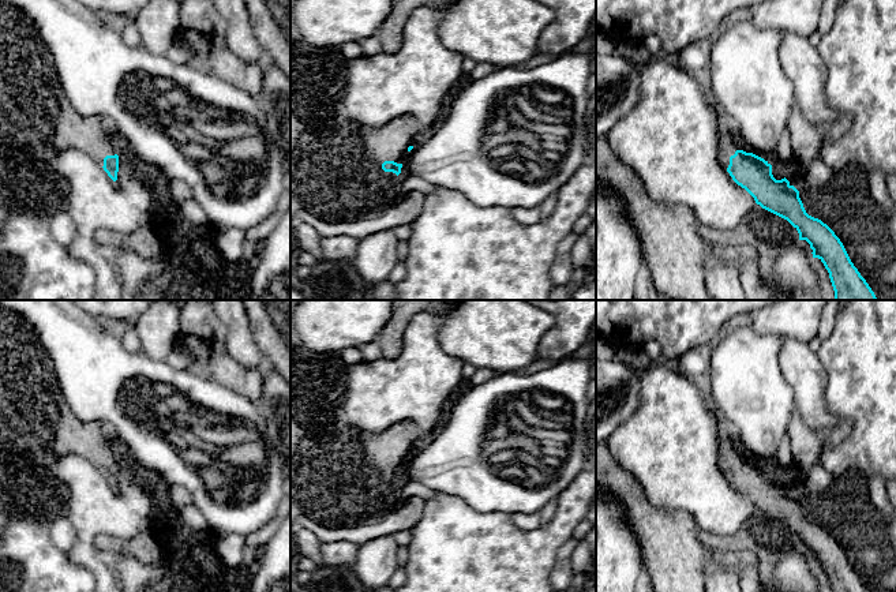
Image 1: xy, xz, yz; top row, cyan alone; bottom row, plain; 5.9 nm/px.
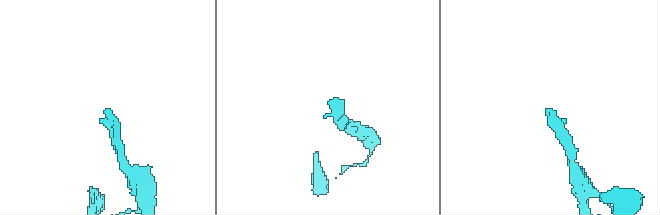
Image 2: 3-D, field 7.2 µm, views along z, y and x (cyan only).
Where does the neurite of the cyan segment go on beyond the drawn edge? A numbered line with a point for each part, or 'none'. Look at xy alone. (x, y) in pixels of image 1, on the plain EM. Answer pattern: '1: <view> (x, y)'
1: xy (37, 426)

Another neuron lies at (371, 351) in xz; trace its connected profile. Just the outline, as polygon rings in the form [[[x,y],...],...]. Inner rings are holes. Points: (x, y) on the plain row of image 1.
[[[371,341],[359,346],[364,360],[376,360],[383,356],[379,342]]]

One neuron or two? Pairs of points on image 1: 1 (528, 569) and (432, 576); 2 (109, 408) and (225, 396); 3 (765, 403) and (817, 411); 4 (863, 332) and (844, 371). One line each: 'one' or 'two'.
1: one
2: one
3: two
4: one

